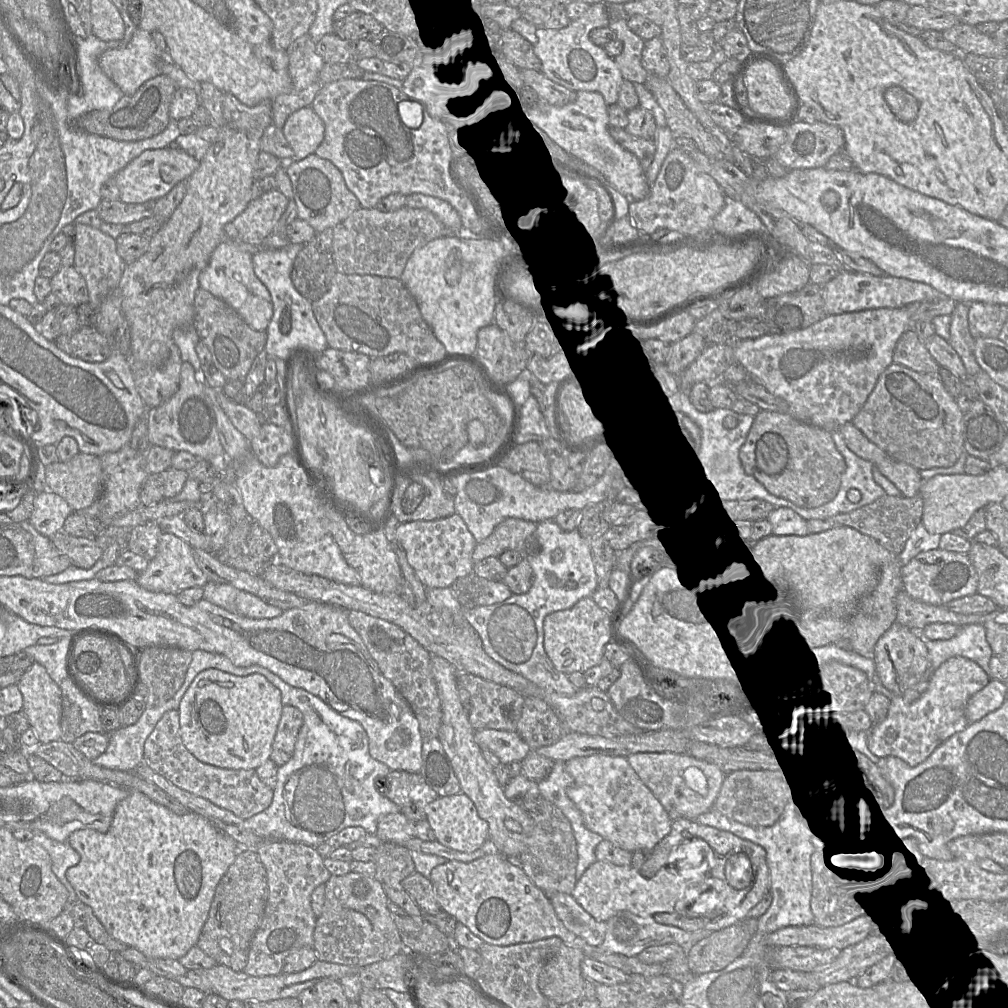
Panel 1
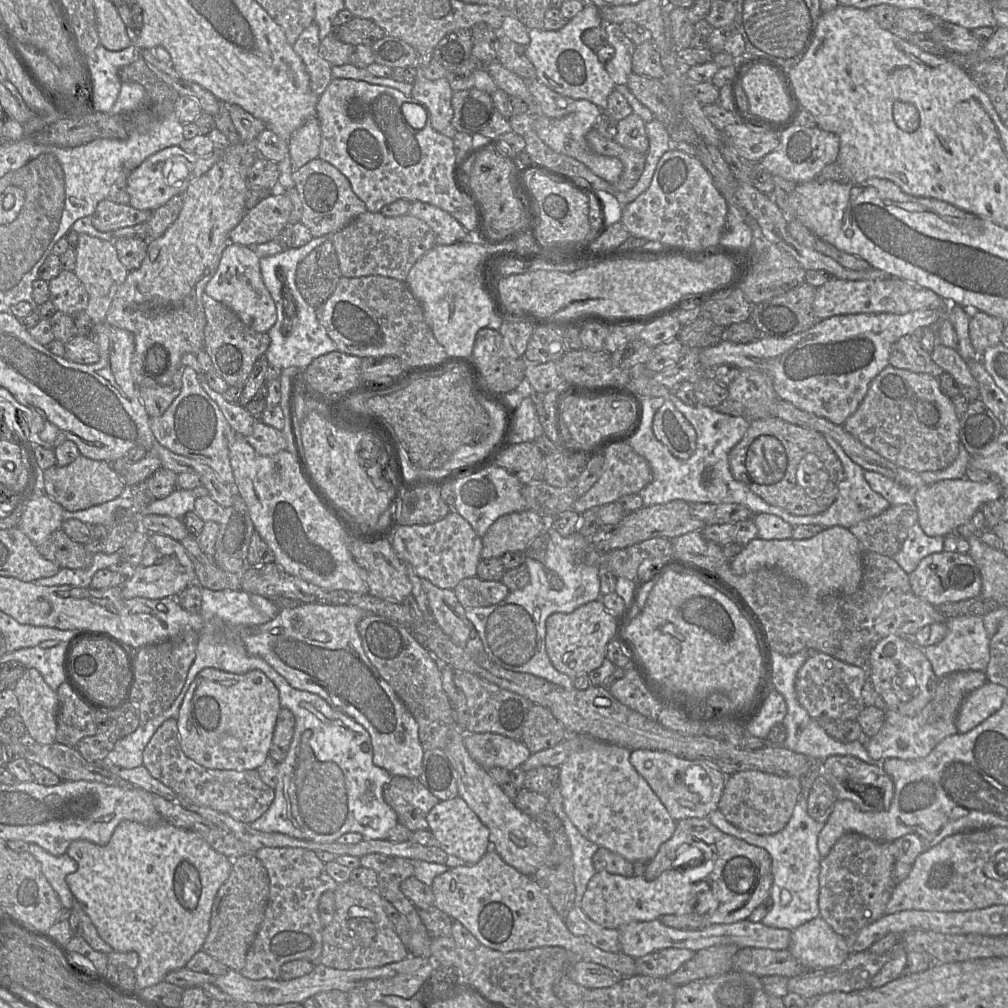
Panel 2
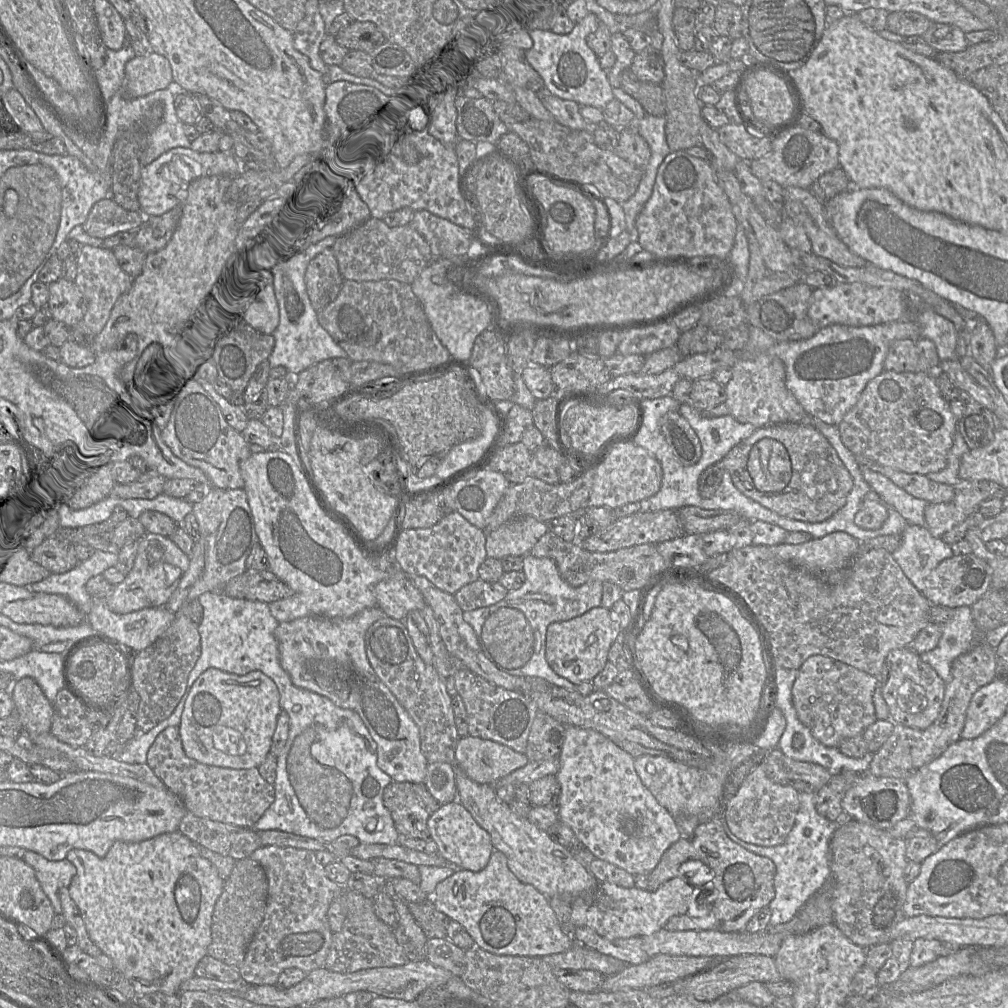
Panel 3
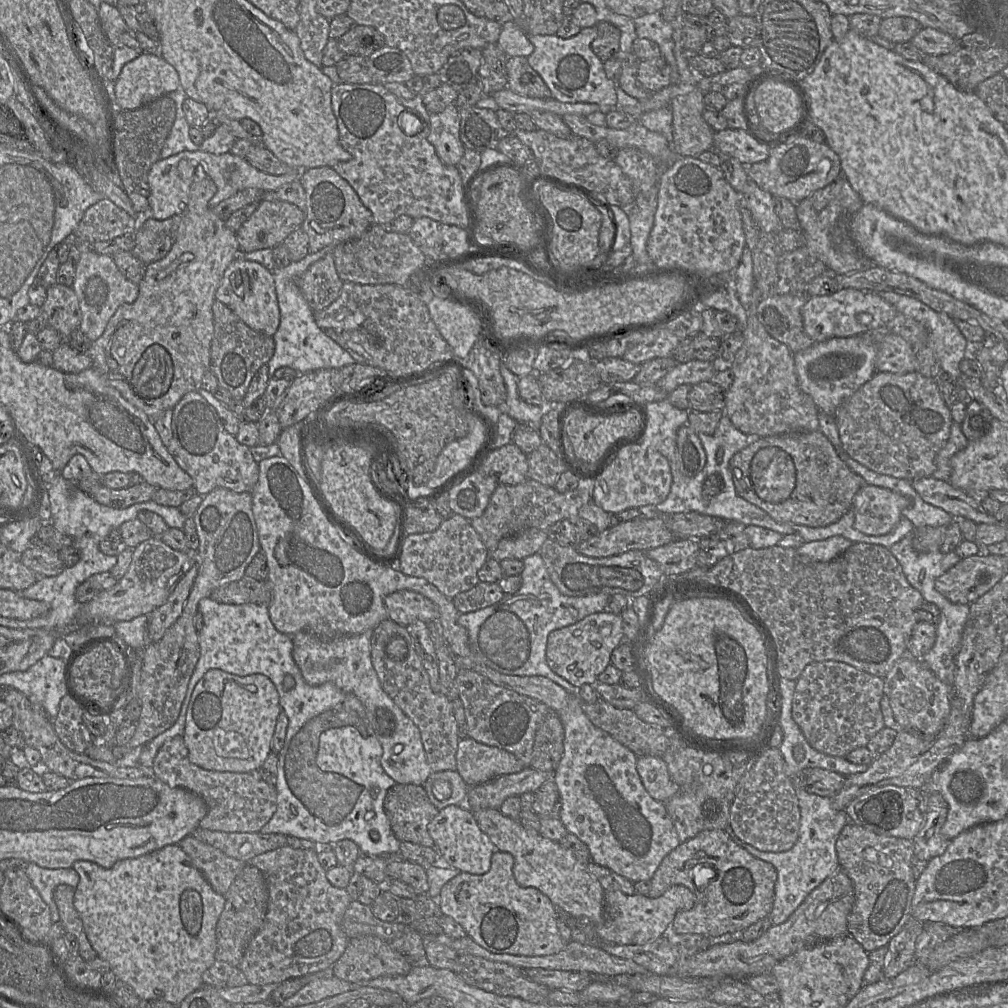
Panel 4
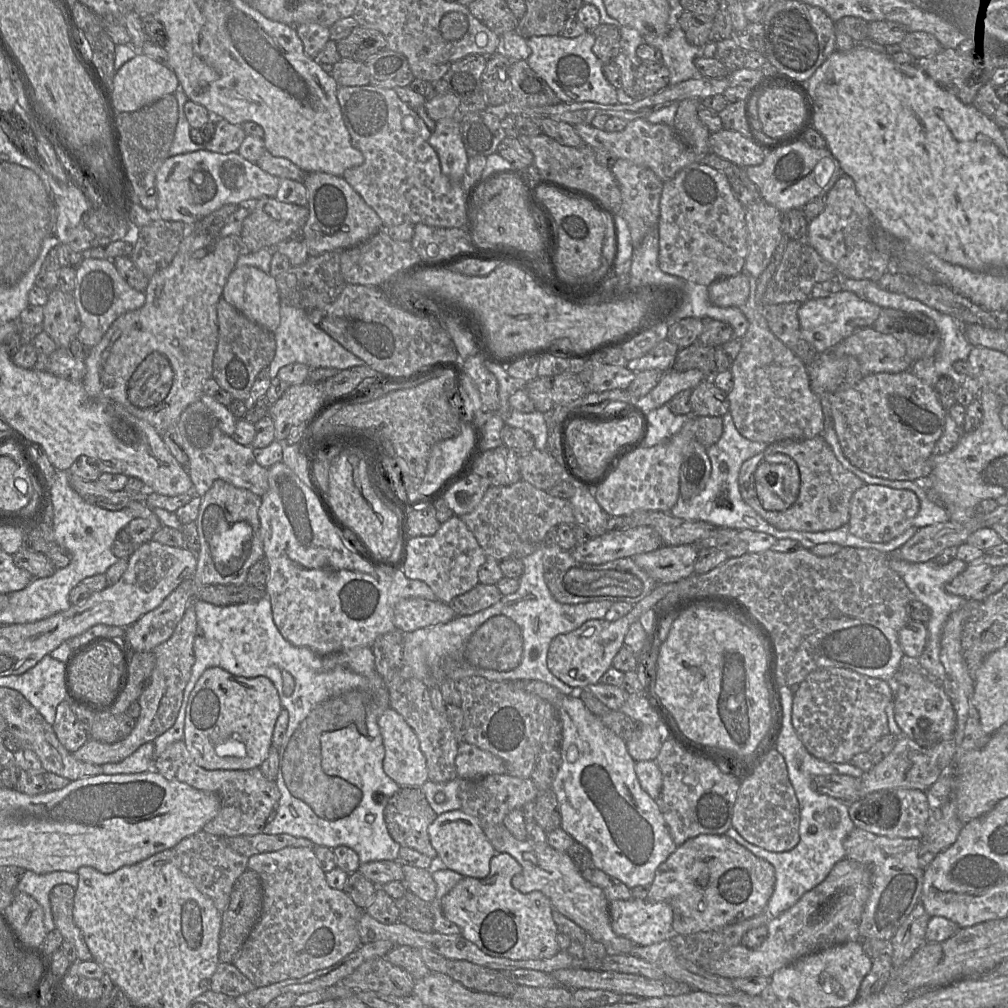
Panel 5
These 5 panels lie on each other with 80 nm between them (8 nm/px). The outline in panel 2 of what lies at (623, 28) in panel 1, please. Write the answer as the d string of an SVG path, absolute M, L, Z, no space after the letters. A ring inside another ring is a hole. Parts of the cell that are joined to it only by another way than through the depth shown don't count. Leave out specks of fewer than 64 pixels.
M603 23L603 27L608 44L615 50L614 56L604 64L605 70L615 85L627 84L632 73L632 57L636 45L625 36L620 25Z

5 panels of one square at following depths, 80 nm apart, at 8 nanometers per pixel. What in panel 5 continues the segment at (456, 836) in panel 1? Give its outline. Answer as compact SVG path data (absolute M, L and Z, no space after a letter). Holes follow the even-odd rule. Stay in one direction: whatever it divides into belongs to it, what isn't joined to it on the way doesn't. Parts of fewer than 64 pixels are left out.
M460 810L439 814L429 825L428 834L437 856L446 868L464 877L486 878L490 873L490 862L497 853L486 837L477 819Z

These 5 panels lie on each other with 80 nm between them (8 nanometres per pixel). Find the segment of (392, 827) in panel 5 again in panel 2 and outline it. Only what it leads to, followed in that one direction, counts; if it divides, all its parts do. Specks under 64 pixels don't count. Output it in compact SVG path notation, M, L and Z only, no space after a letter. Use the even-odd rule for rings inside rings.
M392 776L384 786L383 797L397 814L398 822L411 832L428 829L426 816L440 801L420 779L404 776Z

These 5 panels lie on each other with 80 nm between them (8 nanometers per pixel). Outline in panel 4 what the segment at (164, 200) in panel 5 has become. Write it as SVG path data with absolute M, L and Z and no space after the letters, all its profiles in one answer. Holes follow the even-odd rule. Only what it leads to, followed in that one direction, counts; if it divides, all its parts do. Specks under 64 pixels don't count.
M183 151L160 159L152 165L148 173L149 206L155 219L166 220L174 215L182 216L186 213L191 184L207 176L217 187L215 195L208 203L209 208L213 209L222 201L245 189L256 188L264 191L265 194L273 194L284 184L299 180L302 172L301 169L293 169L289 173L276 176L259 171L250 165L245 157L239 157L230 152L216 155L204 151Z

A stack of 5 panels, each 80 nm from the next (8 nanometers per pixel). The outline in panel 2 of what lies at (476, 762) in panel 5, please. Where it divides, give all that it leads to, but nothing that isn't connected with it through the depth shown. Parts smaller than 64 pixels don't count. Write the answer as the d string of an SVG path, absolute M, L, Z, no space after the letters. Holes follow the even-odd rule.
M489 732L465 733L464 745L471 758L485 770L500 767L513 771L531 756L522 740Z

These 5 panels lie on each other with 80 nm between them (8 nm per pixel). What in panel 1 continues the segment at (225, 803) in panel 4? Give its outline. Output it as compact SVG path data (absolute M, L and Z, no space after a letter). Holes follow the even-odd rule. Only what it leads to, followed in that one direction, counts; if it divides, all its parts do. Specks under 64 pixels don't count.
M178 710L165 712L146 739L143 764L177 787L203 797L242 819L264 811L273 799L273 789L261 781L255 769L221 768L201 762L193 756L182 742Z

